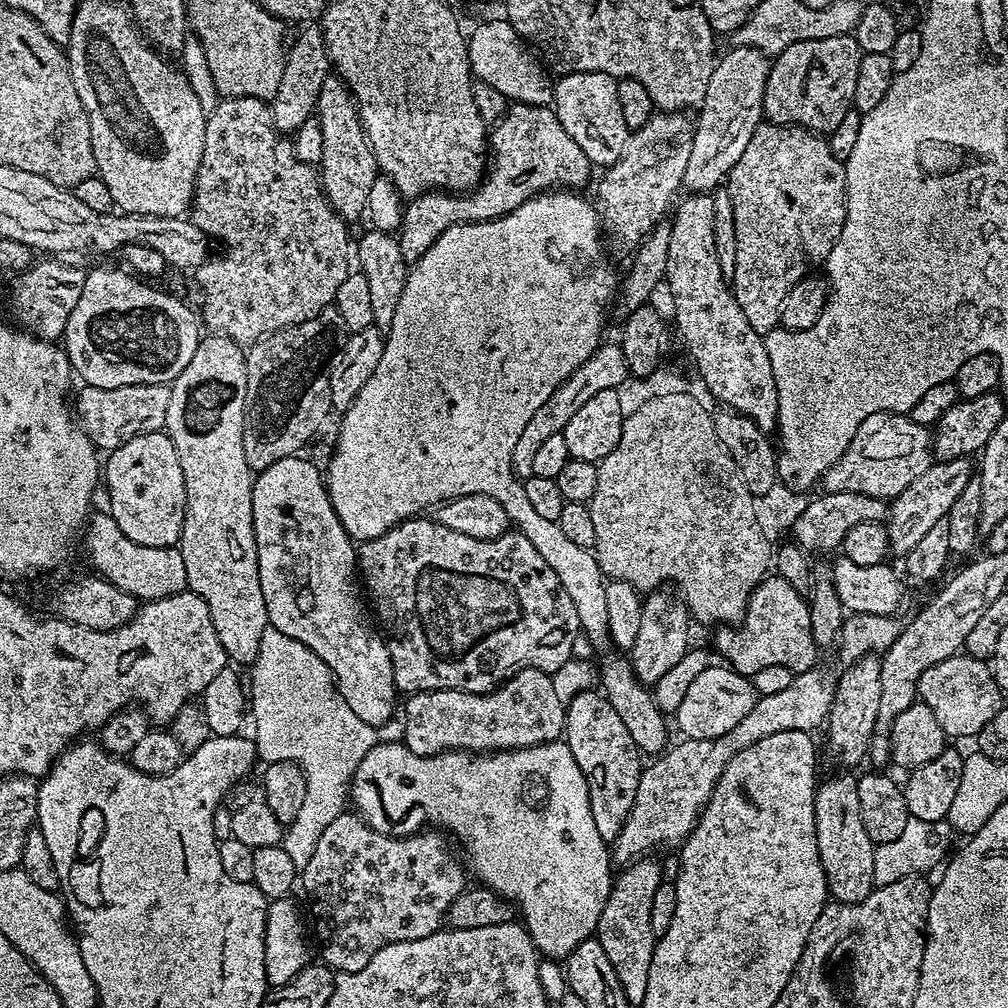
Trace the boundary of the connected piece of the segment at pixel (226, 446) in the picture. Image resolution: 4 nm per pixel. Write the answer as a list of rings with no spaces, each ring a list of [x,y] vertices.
[[[208,334],[201,339],[198,350],[194,350],[194,358],[186,362],[186,370],[178,374],[178,378],[170,385],[170,406],[166,406],[166,422],[164,428],[174,442],[174,450],[178,450],[178,462],[182,466],[182,478],[186,486],[184,495],[184,525],[178,545],[182,554],[182,562],[186,565],[187,591],[198,594],[202,602],[210,610],[210,618],[214,622],[214,630],[218,634],[218,642],[222,642],[222,650],[226,650],[229,661],[233,665],[251,666],[258,658],[258,646],[262,646],[262,634],[269,628],[266,601],[262,596],[262,582],[258,574],[258,550],[256,549],[256,531],[252,517],[252,485],[254,483],[254,469],[246,462],[246,450],[242,442],[244,433],[244,407],[246,406],[246,366],[244,365],[246,352],[241,345],[230,338],[219,334]]]

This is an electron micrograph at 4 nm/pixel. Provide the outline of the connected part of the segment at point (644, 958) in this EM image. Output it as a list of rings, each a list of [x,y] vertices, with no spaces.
[[[639,858],[632,860],[623,870],[624,873],[617,875],[612,881],[612,889],[610,890],[610,898],[606,898],[606,910],[602,910],[602,918],[598,918],[598,926],[594,933],[594,938],[602,946],[602,950],[606,950],[606,958],[610,958],[610,966],[614,966],[614,974],[618,974],[618,982],[622,982],[622,990],[626,994],[626,998],[634,1006],[639,1006],[642,998],[646,998],[646,981],[650,979],[650,958],[654,958],[654,950],[656,949],[656,942],[658,937],[654,934],[654,929],[651,926],[651,910],[653,909],[654,894],[657,893],[660,884],[662,883],[662,876],[660,876],[660,864],[654,858]]]

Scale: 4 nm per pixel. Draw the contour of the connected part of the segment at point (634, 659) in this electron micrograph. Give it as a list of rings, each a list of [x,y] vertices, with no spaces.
[[[657,590],[649,592],[643,597],[642,623],[638,630],[638,639],[630,650],[630,659],[634,674],[640,683],[653,686],[662,678],[662,674],[669,673],[690,649],[688,643],[688,624],[690,613],[683,599],[675,591]]]

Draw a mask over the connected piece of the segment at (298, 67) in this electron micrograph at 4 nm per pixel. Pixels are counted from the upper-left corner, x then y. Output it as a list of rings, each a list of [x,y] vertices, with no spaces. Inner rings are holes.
[[[304,26],[296,36],[296,41],[286,48],[282,79],[278,81],[278,90],[272,96],[272,125],[277,133],[294,134],[308,119],[315,117],[318,106],[318,94],[330,75],[328,51],[324,41],[324,30],[319,26]],[[313,27],[313,28],[312,28]]]

